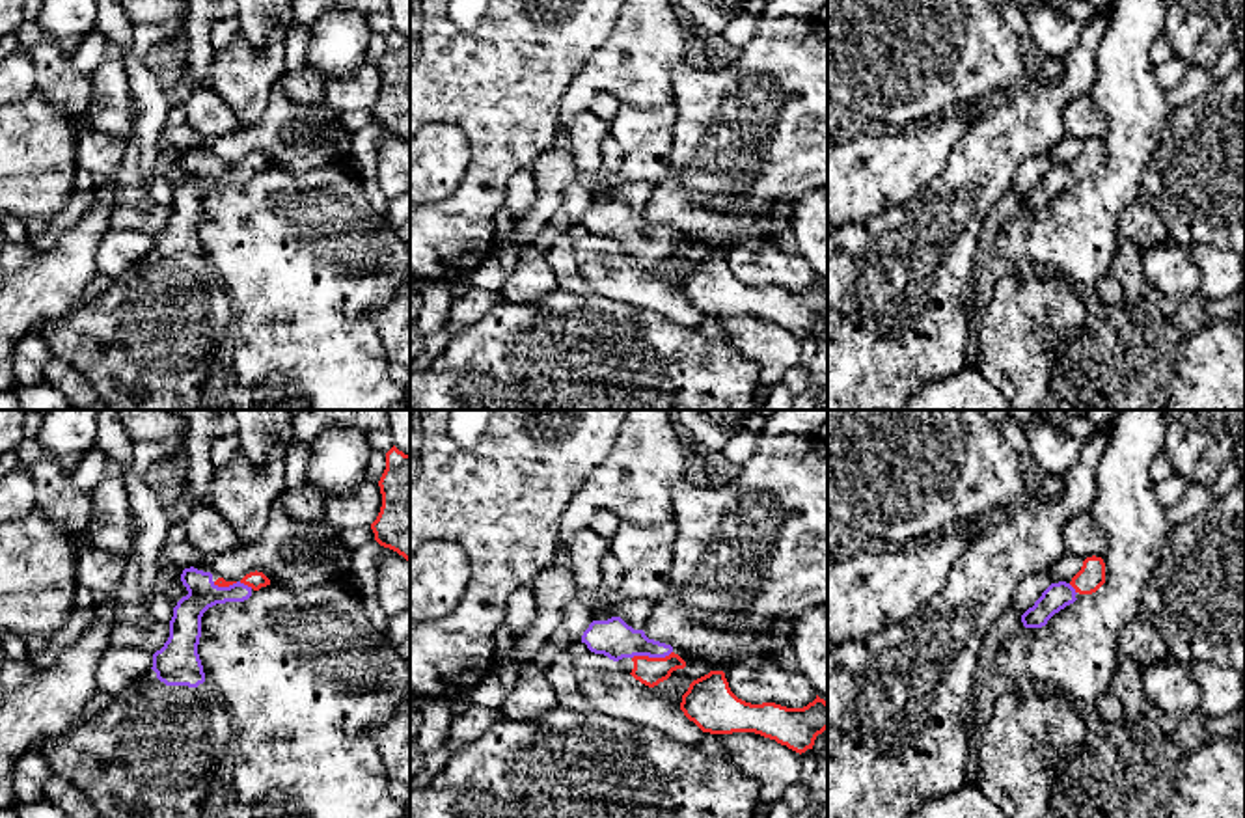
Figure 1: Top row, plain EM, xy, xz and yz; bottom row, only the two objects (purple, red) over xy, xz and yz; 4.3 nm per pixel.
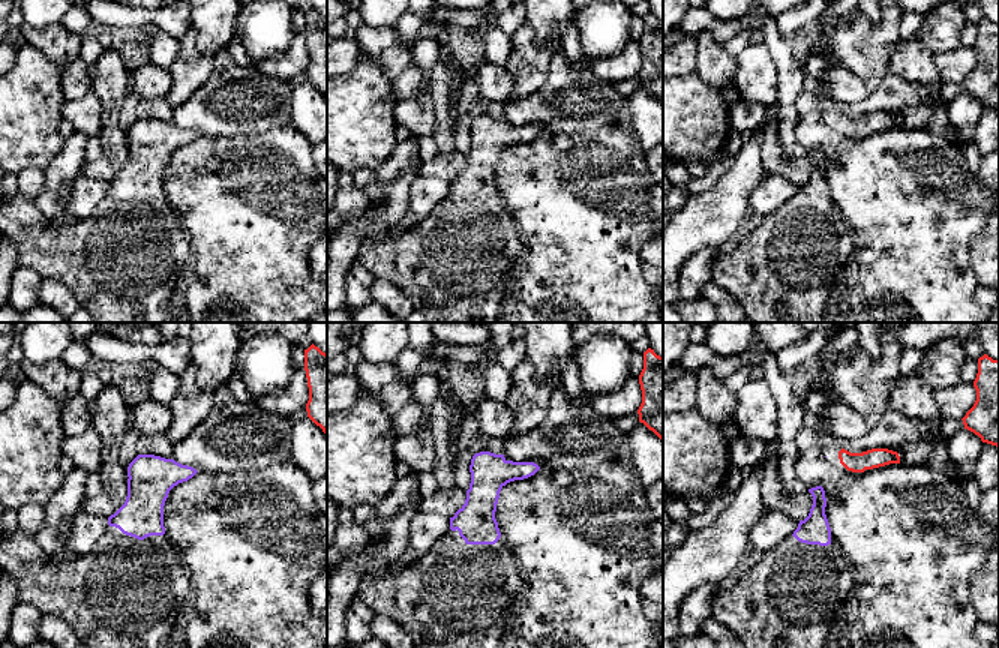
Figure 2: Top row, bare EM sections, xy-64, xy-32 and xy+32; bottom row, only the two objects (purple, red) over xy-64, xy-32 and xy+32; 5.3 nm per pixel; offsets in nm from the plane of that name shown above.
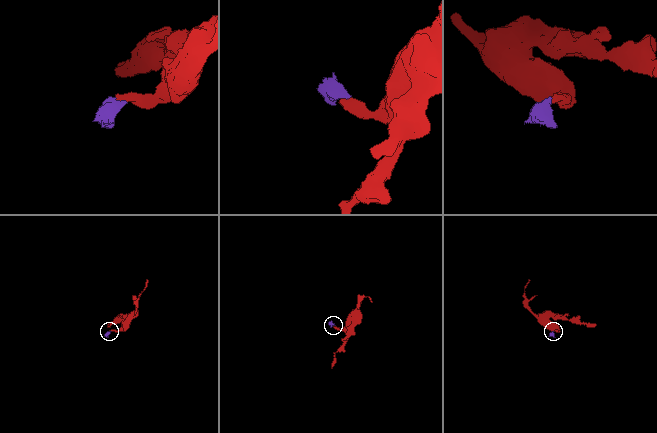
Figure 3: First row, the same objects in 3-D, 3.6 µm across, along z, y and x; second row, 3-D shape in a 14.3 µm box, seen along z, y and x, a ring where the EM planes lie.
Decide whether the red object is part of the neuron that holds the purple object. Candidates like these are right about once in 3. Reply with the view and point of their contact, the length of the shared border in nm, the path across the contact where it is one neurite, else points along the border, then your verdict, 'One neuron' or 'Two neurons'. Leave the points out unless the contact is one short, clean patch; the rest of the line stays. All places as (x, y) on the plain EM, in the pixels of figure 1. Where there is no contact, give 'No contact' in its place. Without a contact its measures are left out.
Touches purple at xz (651, 239). Shared border 180 nm. Path across: xz (614, 220), (634, 226), (651, 239), (651, 254). One neuron

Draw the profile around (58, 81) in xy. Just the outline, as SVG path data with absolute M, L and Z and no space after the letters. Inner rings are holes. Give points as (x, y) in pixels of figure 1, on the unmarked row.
M39 43L26 52L35 65L35 89L65 116L82 119L91 97L91 78L75 67L75 54L56 43Z

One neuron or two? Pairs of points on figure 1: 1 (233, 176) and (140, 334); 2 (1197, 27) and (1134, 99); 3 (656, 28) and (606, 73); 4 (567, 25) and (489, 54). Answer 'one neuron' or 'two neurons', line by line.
1: one neuron
2: two neurons
3: one neuron
4: one neuron

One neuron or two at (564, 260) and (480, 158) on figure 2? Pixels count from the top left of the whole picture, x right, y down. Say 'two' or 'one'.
two

